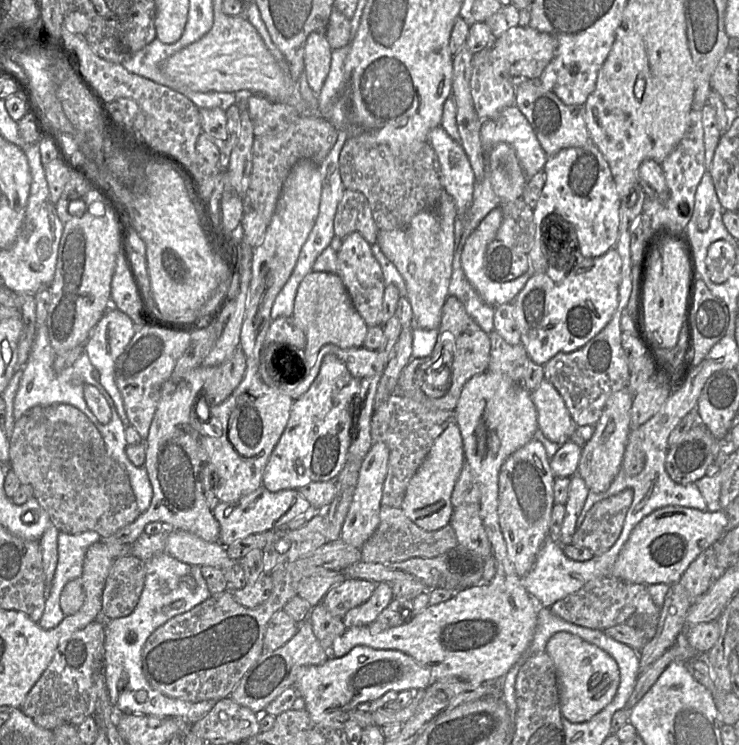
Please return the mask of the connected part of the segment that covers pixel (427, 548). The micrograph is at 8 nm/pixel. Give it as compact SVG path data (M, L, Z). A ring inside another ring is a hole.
M388 506L380 508L380 523L361 548L361 562L394 563L411 558L434 558L458 545L451 525L436 531L425 531L412 522L402 509Z

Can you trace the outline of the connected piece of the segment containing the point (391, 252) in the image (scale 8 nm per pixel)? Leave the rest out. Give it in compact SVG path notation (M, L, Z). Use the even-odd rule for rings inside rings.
M443 191L435 209L415 215L403 229L381 230L378 241L385 256L395 264L402 275L407 297L411 303L414 325L422 329L437 329L442 318L442 309L448 297L455 252L456 205L453 198Z

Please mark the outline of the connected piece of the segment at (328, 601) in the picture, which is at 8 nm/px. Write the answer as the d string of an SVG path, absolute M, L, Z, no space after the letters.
M346 578L329 590L321 603L332 615L342 619L350 609L367 601L375 587L376 583L369 580Z

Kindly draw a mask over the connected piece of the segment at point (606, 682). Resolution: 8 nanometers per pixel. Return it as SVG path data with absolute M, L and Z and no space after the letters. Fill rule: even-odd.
M558 632L549 639L546 652L556 668L561 713L568 721L586 722L614 699L620 683L620 672L616 661L606 651L579 636Z

